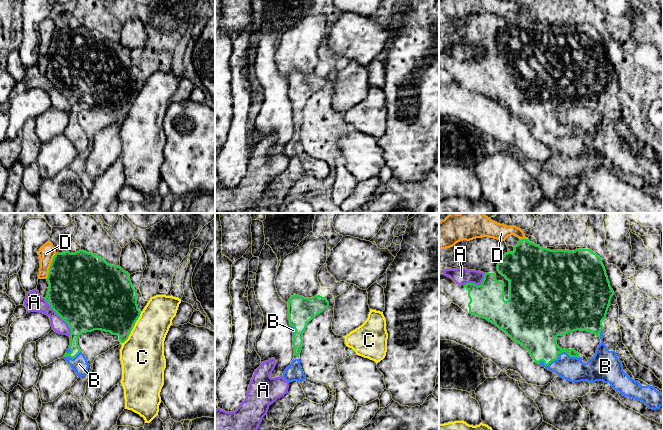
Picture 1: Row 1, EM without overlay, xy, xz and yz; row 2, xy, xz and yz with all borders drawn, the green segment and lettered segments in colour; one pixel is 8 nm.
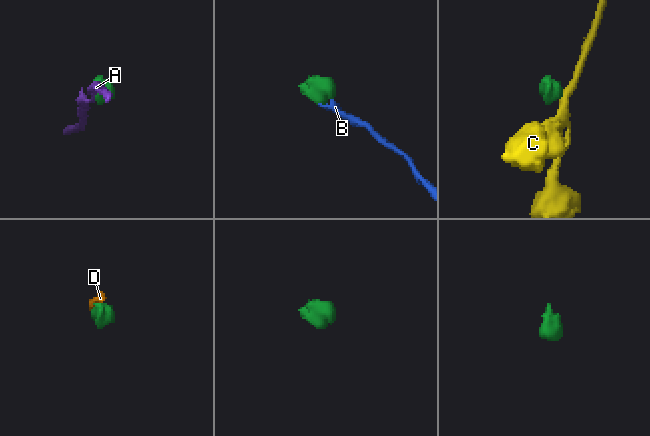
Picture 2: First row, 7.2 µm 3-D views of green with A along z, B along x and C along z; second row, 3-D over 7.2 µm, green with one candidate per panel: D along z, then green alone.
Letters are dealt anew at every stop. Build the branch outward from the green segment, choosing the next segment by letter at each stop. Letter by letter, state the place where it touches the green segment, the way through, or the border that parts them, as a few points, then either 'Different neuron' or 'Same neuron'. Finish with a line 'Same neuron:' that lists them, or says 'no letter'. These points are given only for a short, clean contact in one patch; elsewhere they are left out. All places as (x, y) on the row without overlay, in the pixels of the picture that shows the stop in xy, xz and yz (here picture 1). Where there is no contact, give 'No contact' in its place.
A: Touches green at xy (60, 92). Different neuron
B: Touches green at yz (558, 132). Same neuron
C: Touches green at xy (132, 104). Boundary: xy (141, 88), (129, 112), (122, 119). Different neuron
D: Touches green at xy (50, 42). Different neuron
Same neuron: B

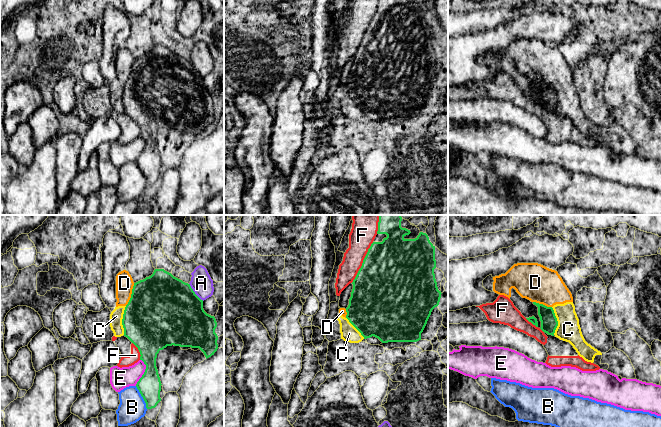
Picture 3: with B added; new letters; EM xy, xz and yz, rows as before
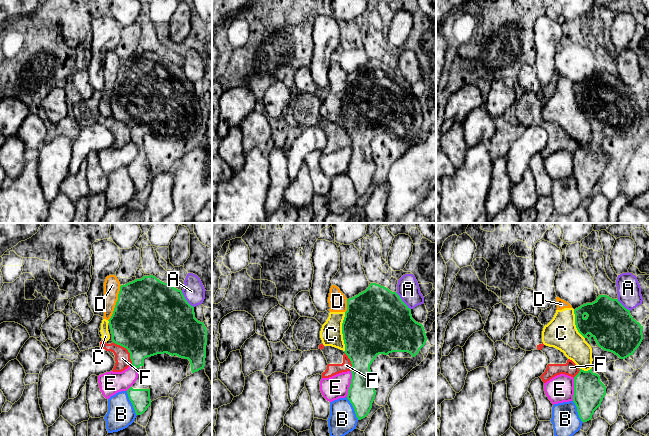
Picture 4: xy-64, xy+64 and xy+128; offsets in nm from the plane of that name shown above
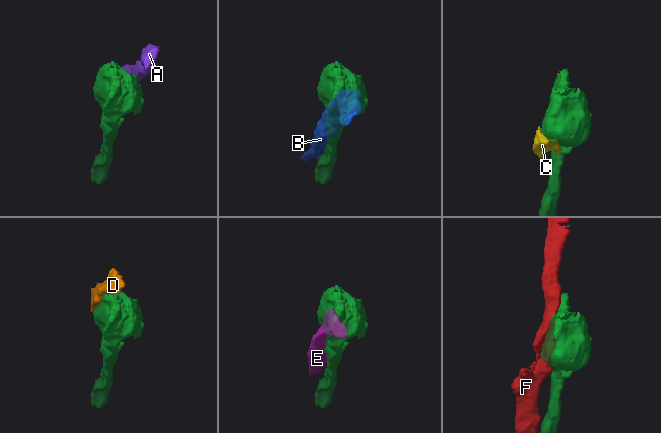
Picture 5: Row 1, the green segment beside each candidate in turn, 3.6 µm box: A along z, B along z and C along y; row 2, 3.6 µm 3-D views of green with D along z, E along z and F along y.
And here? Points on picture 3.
A: Touches green at xy (194, 68). Different neuron
B: Touches green at xy (142, 172). Different neuron
C: Touches green at xy (122, 96). Different neuron
D: Touches green at xy (131, 70). Different neuron
E: Touches green at xy (144, 148). Different neuron
F: Touches green at xz (363, 38). Different neuron
Same neuron: no letter

